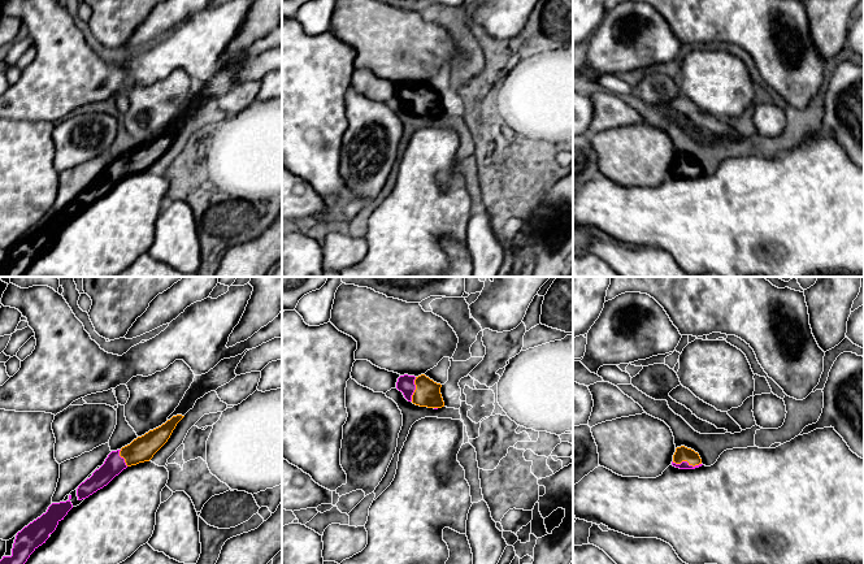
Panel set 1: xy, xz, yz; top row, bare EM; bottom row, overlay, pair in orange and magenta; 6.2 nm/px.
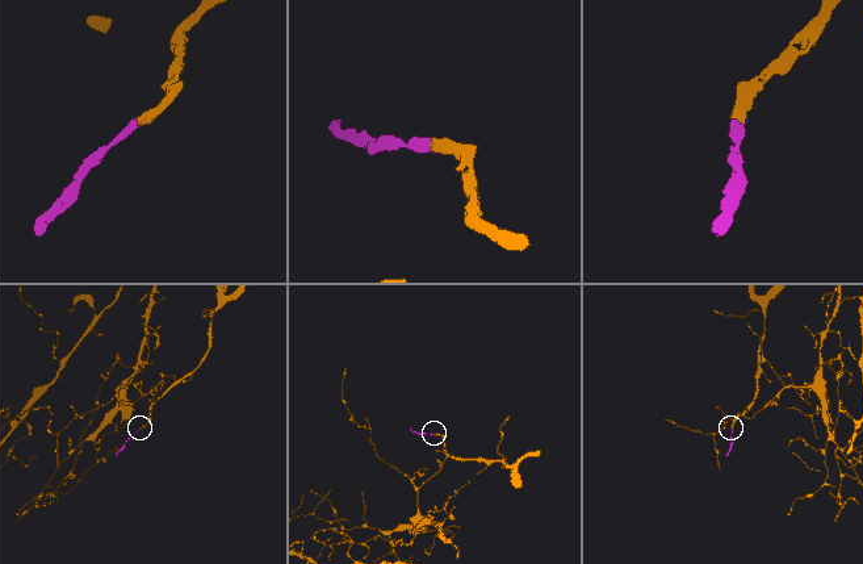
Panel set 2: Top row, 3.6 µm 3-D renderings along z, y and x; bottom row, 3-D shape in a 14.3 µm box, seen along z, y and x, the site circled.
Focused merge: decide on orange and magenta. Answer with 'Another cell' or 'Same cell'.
Same cell

